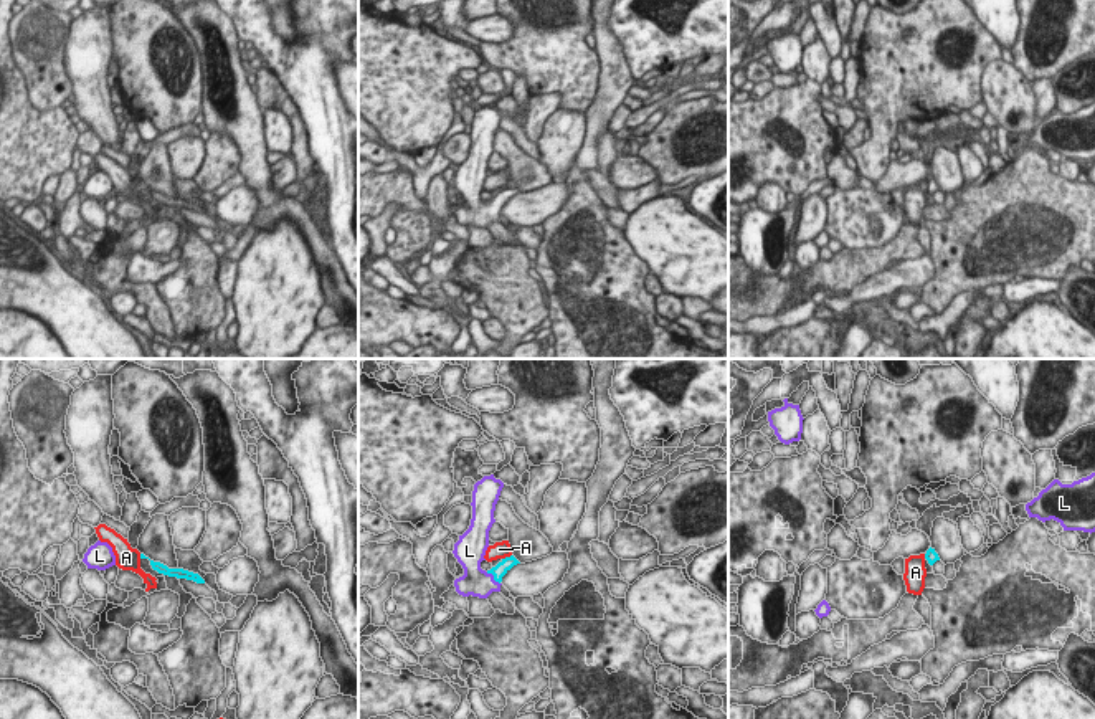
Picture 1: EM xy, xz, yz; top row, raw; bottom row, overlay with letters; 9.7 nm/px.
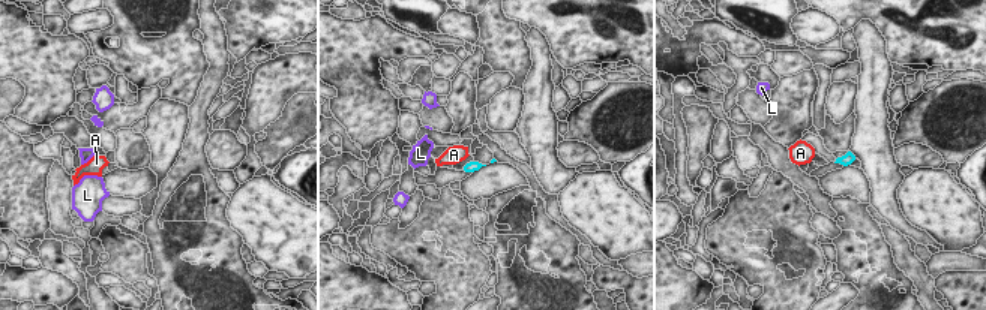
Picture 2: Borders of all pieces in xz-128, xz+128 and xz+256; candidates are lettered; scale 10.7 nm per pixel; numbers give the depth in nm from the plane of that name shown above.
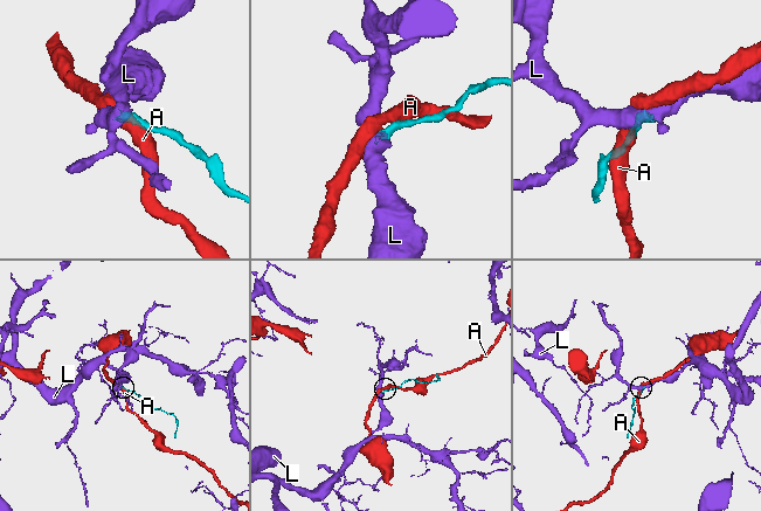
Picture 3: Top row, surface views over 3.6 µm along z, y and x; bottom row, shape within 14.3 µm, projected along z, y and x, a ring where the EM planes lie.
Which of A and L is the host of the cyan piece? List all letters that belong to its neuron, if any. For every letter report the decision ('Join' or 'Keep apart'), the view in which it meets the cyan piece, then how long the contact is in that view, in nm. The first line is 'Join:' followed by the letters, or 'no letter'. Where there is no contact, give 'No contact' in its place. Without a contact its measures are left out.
Join: L
A: Keep apart. Touches cyan in xz. Shared border 110 nm
L: Join. Touches cyan in xz. Shared border 190 nm.

